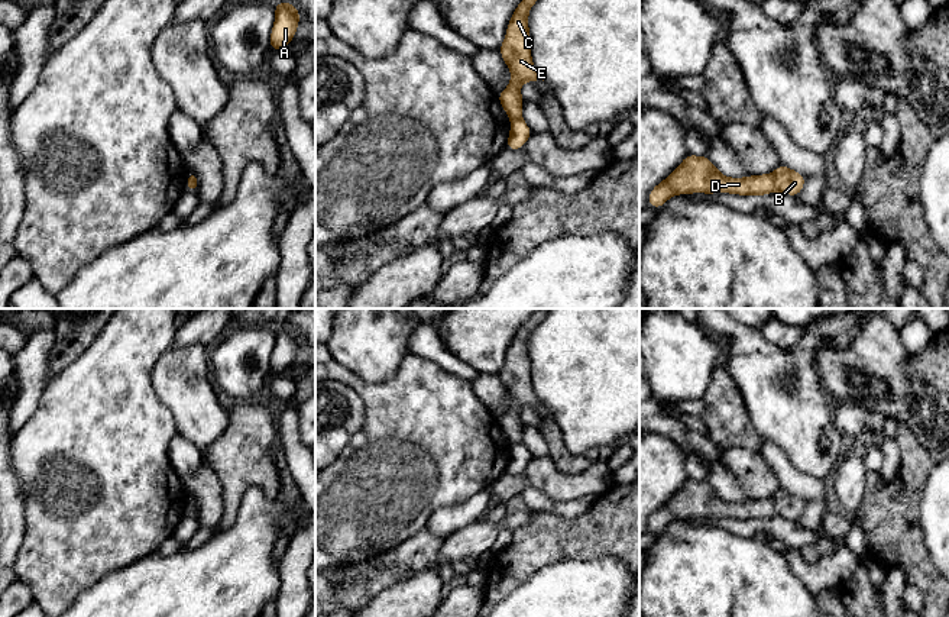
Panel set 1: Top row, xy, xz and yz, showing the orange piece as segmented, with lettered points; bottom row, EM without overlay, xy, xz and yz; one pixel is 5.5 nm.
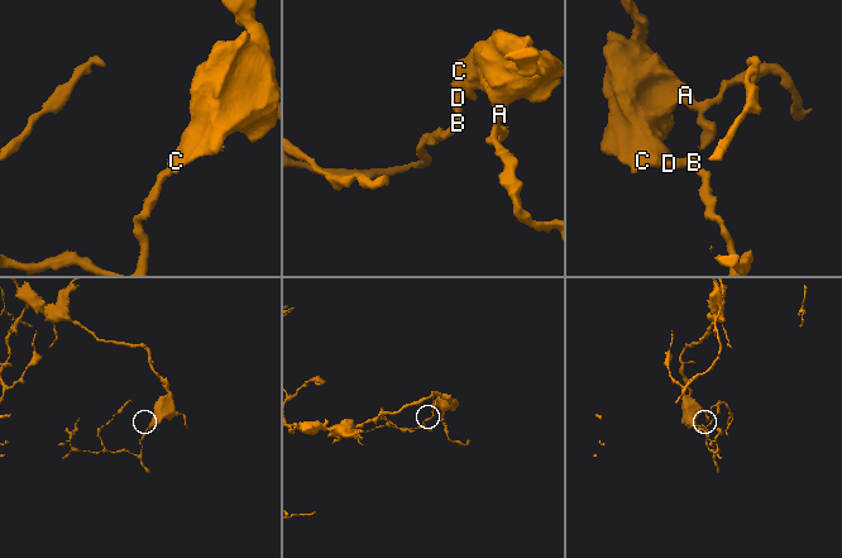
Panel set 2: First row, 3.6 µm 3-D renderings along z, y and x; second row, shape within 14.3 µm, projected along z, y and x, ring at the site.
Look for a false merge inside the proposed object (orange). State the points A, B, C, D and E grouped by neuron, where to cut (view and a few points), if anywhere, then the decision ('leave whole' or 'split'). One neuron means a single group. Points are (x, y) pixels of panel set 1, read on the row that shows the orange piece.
A C D E / B | yz (771, 174), (777, 189) | split

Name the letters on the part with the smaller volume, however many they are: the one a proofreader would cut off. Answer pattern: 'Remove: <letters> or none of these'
Remove: B

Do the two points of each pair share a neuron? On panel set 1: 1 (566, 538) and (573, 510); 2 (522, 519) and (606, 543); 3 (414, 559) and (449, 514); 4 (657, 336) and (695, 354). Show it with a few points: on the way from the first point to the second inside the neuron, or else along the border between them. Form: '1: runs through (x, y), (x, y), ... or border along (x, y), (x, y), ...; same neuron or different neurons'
1: border along (596, 497), (582, 513), (573, 517), (537, 513); different neurons
2: border along (537, 513), (512, 532); different neurons
3: border along (426, 527), (443, 538); different neurons
4: runs through (666, 341), (679, 354), (686, 354); same neuron

